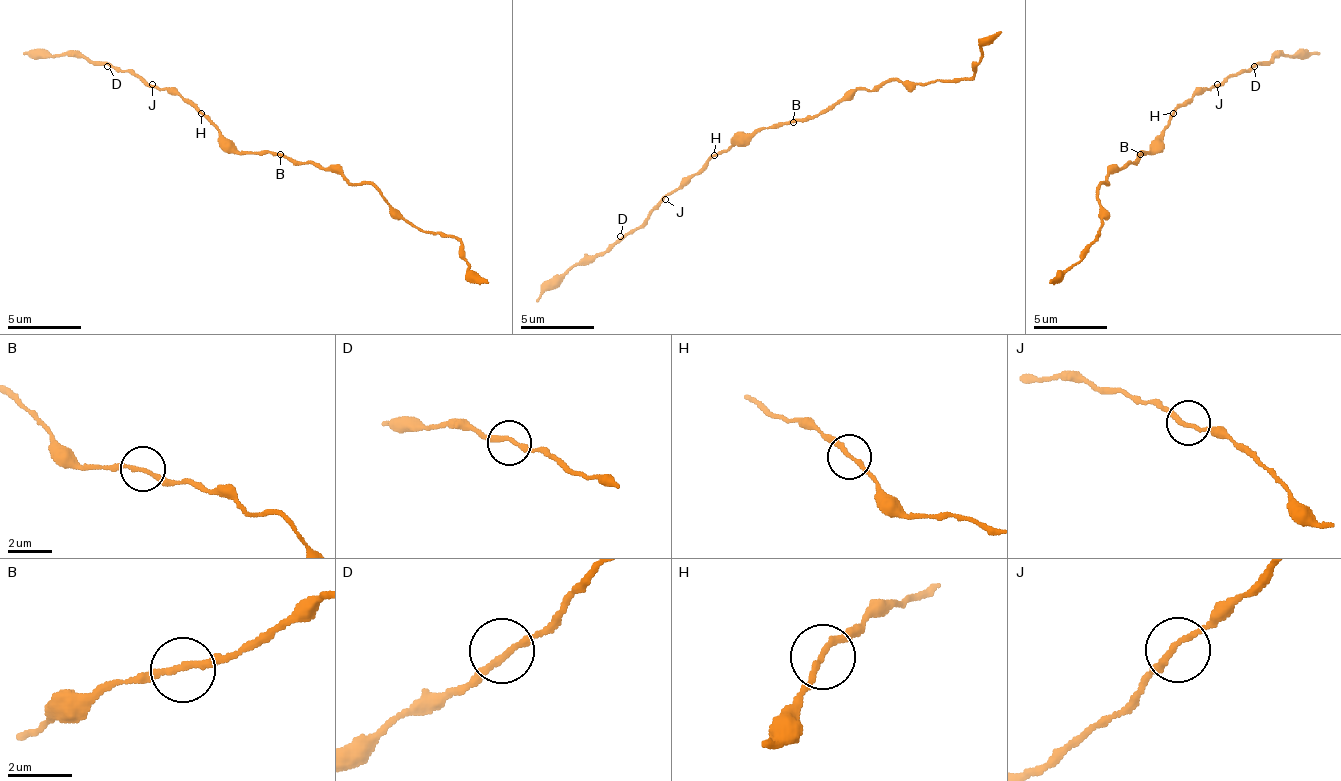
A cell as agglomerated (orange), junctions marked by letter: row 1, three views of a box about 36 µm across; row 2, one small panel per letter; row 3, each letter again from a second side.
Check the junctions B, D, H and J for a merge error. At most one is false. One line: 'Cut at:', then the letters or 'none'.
Cut at: none

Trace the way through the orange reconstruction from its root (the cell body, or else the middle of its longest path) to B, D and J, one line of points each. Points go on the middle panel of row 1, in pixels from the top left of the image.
B: (768, 129), (794, 121)
D: (768, 129), (742, 132), (724, 151), (716, 151), (635, 228), (620, 236)
J: (768, 129), (742, 132), (724, 151), (716, 151), (665, 199)

